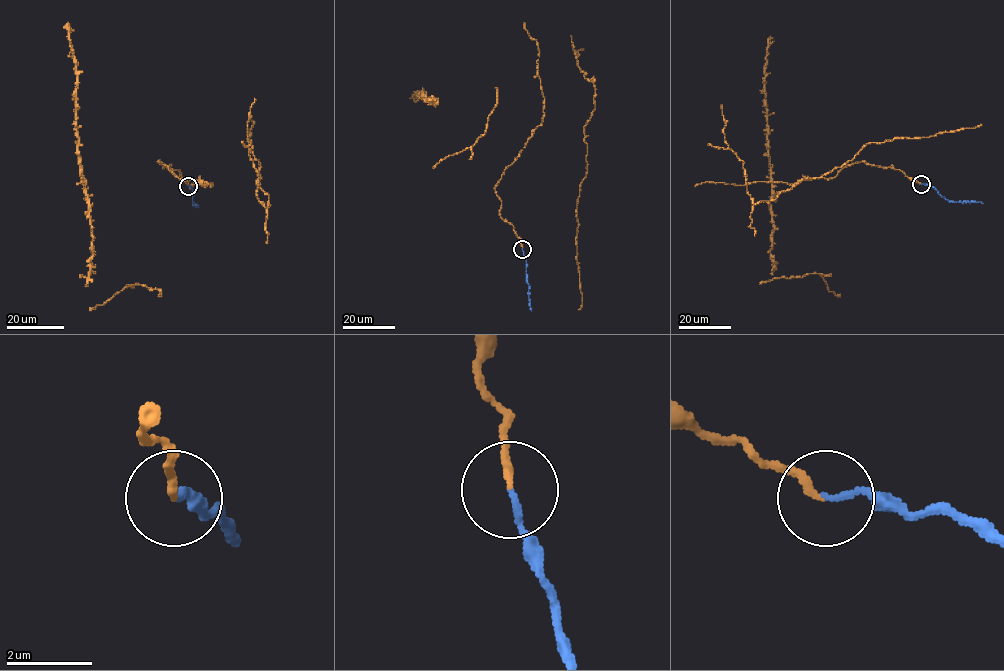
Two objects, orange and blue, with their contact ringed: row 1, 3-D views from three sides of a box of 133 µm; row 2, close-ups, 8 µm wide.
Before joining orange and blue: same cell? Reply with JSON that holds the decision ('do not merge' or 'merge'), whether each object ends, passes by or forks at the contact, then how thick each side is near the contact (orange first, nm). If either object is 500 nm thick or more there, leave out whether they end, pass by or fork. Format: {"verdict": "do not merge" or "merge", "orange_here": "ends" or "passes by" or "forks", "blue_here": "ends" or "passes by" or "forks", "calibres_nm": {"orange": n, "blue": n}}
{"verdict": "merge", "orange_here": "ends", "blue_here": "ends", "calibres_nm": {"orange": 180, "blue": 140}}

